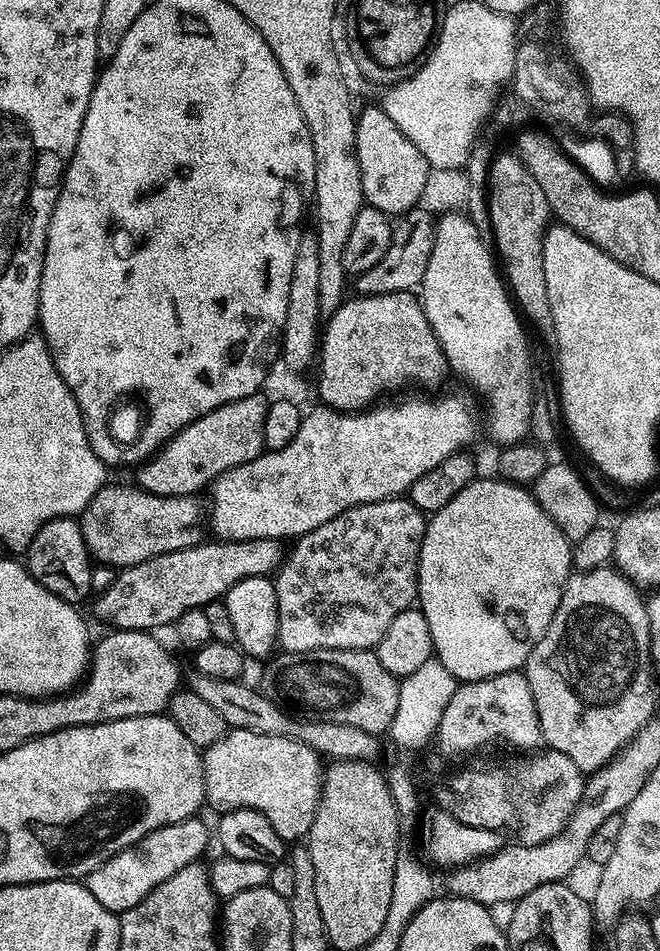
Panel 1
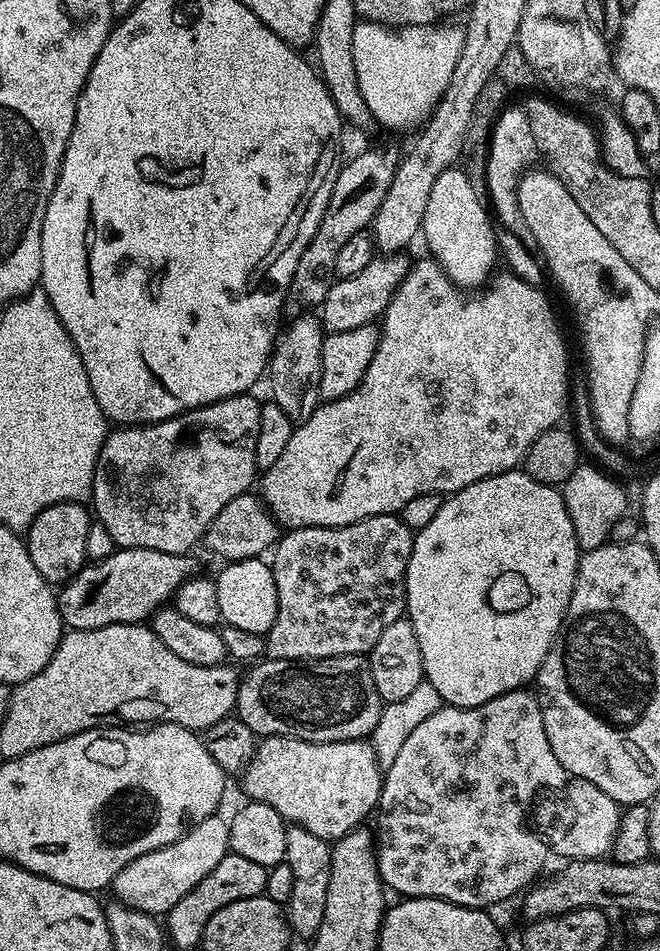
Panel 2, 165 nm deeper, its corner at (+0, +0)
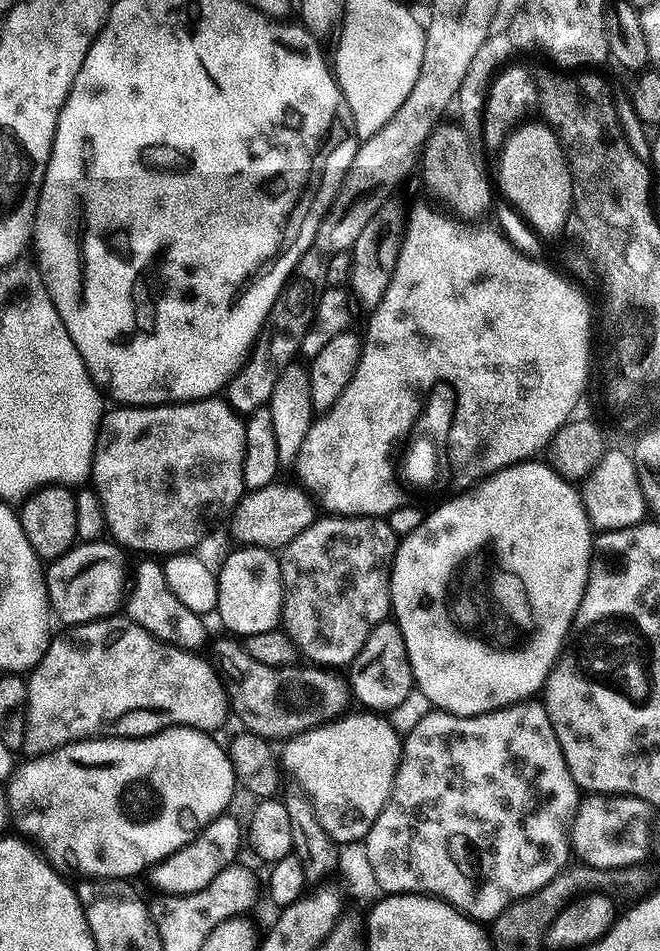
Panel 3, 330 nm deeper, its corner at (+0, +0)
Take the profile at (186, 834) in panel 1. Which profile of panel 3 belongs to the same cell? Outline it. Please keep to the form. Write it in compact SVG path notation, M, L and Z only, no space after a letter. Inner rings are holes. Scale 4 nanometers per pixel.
M232 814L220 816L214 822L210 822L203 830L194 837L182 850L170 854L160 864L155 864L150 870L152 884L159 893L170 896L181 896L202 890L214 882L214 878L222 870L237 863L240 852L240 838L242 842L242 824L236 821L237 817Z

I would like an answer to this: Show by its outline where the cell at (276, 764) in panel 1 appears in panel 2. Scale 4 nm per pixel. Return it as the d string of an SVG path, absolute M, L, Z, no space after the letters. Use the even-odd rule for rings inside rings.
M266 736L257 743L256 753L244 769L242 779L242 792L249 801L278 810L278 814L289 825L310 830L310 834L318 834L318 838L329 842L338 841L347 832L361 827L365 823L364 819L377 811L380 788L384 785L376 751L367 739L315 744L293 736Z

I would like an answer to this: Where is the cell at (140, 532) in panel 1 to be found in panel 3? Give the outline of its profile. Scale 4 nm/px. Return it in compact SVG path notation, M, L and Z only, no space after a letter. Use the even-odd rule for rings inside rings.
M273 482L262 490L247 491L230 514L236 542L244 546L280 550L318 518L313 497L299 485L282 486Z

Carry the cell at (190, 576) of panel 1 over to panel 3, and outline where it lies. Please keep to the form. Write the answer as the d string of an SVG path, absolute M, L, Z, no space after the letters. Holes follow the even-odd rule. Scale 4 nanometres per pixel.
M80 542L47 565L44 585L51 615L55 619L57 616L61 625L85 624L106 620L121 611L126 592L126 572L124 576L119 562L108 553L104 542Z

